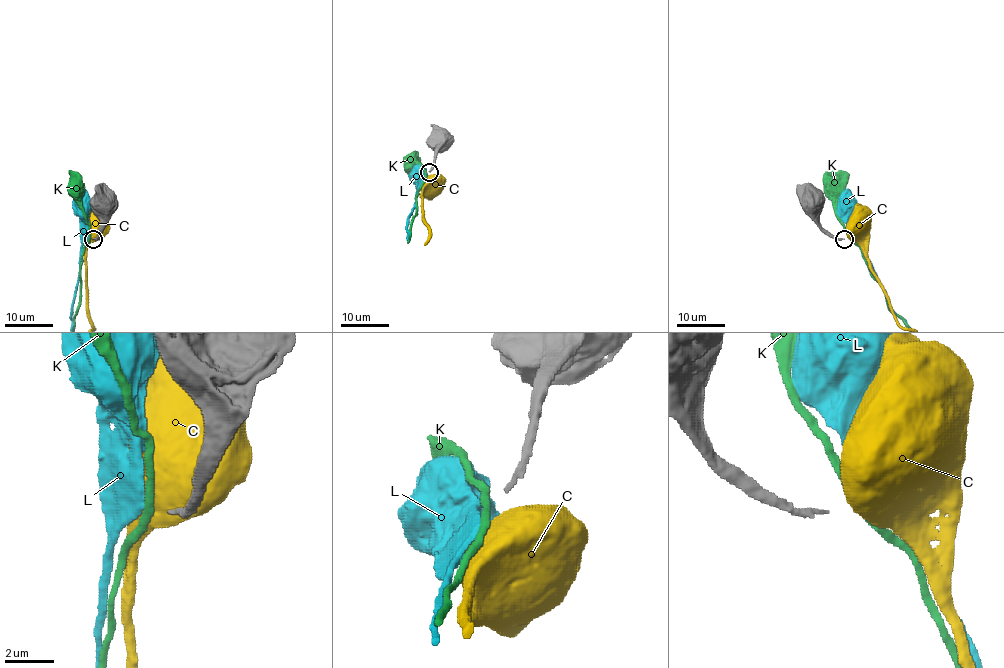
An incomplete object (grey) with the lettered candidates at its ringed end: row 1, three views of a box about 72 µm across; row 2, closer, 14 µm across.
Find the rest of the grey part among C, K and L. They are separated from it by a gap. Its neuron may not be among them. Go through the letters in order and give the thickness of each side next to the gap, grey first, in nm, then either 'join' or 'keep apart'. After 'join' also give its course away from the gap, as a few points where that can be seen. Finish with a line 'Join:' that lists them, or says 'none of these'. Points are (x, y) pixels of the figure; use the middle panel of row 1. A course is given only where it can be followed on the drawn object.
C: 180/900 nm | keep apart
K: 180/300 nm | keep apart
L: 180/600 nm | keep apart
Join: none of these

